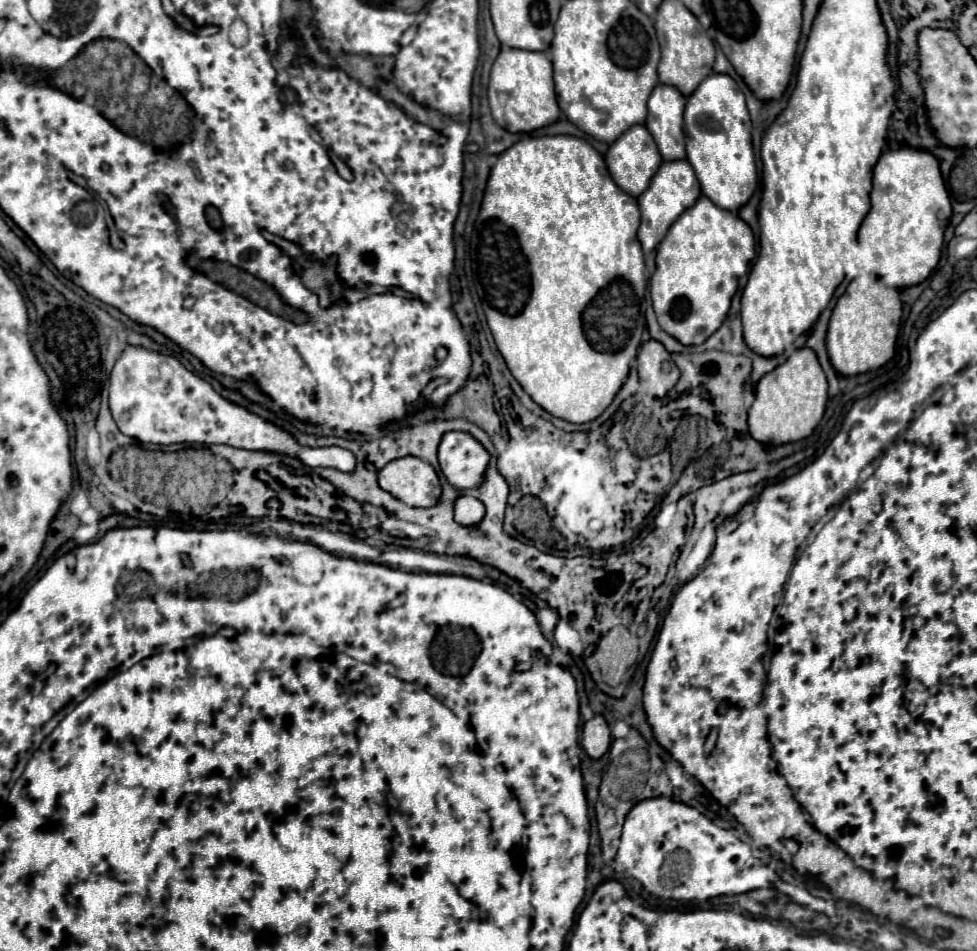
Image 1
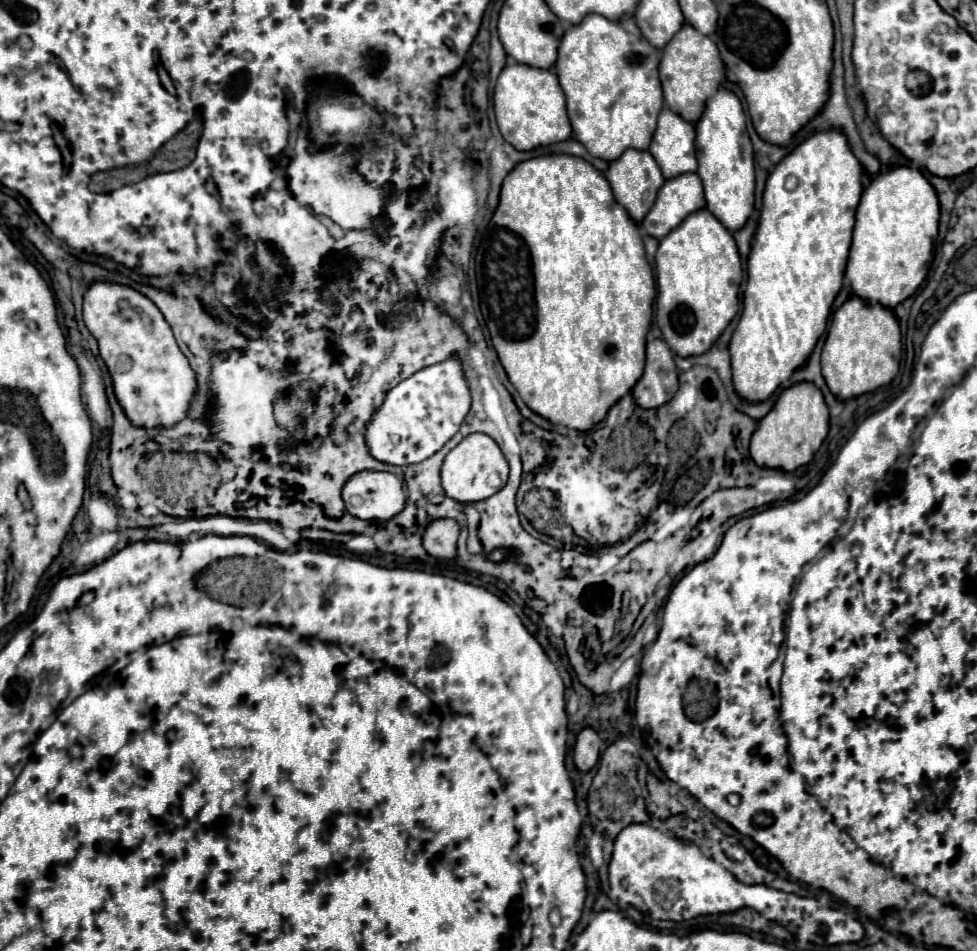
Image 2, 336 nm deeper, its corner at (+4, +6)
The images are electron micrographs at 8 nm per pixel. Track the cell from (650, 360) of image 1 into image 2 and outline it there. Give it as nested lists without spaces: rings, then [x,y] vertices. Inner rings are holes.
[[[653,339],[647,343],[647,363],[645,373],[633,387],[633,399],[641,409],[657,409],[679,389],[677,367],[673,353],[663,339]]]

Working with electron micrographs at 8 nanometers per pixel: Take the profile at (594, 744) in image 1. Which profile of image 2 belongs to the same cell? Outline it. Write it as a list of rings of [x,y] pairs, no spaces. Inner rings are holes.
[[[585,727],[579,735],[577,735],[577,743],[575,743],[575,751],[573,751],[573,763],[579,771],[589,771],[595,767],[595,763],[599,761],[599,735],[591,729]]]

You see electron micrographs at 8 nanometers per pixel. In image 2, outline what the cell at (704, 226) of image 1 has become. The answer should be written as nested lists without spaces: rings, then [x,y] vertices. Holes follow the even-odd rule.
[[[707,209],[695,211],[665,239],[661,239],[655,255],[655,265],[657,325],[665,343],[679,357],[705,353],[739,311],[739,287],[743,269],[733,233],[727,231]]]

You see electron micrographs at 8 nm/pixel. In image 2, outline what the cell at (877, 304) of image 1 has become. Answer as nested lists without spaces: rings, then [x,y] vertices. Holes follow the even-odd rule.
[[[851,297],[833,313],[831,329],[821,353],[821,367],[823,377],[837,399],[847,401],[891,383],[899,373],[899,363],[901,331],[891,309]]]

